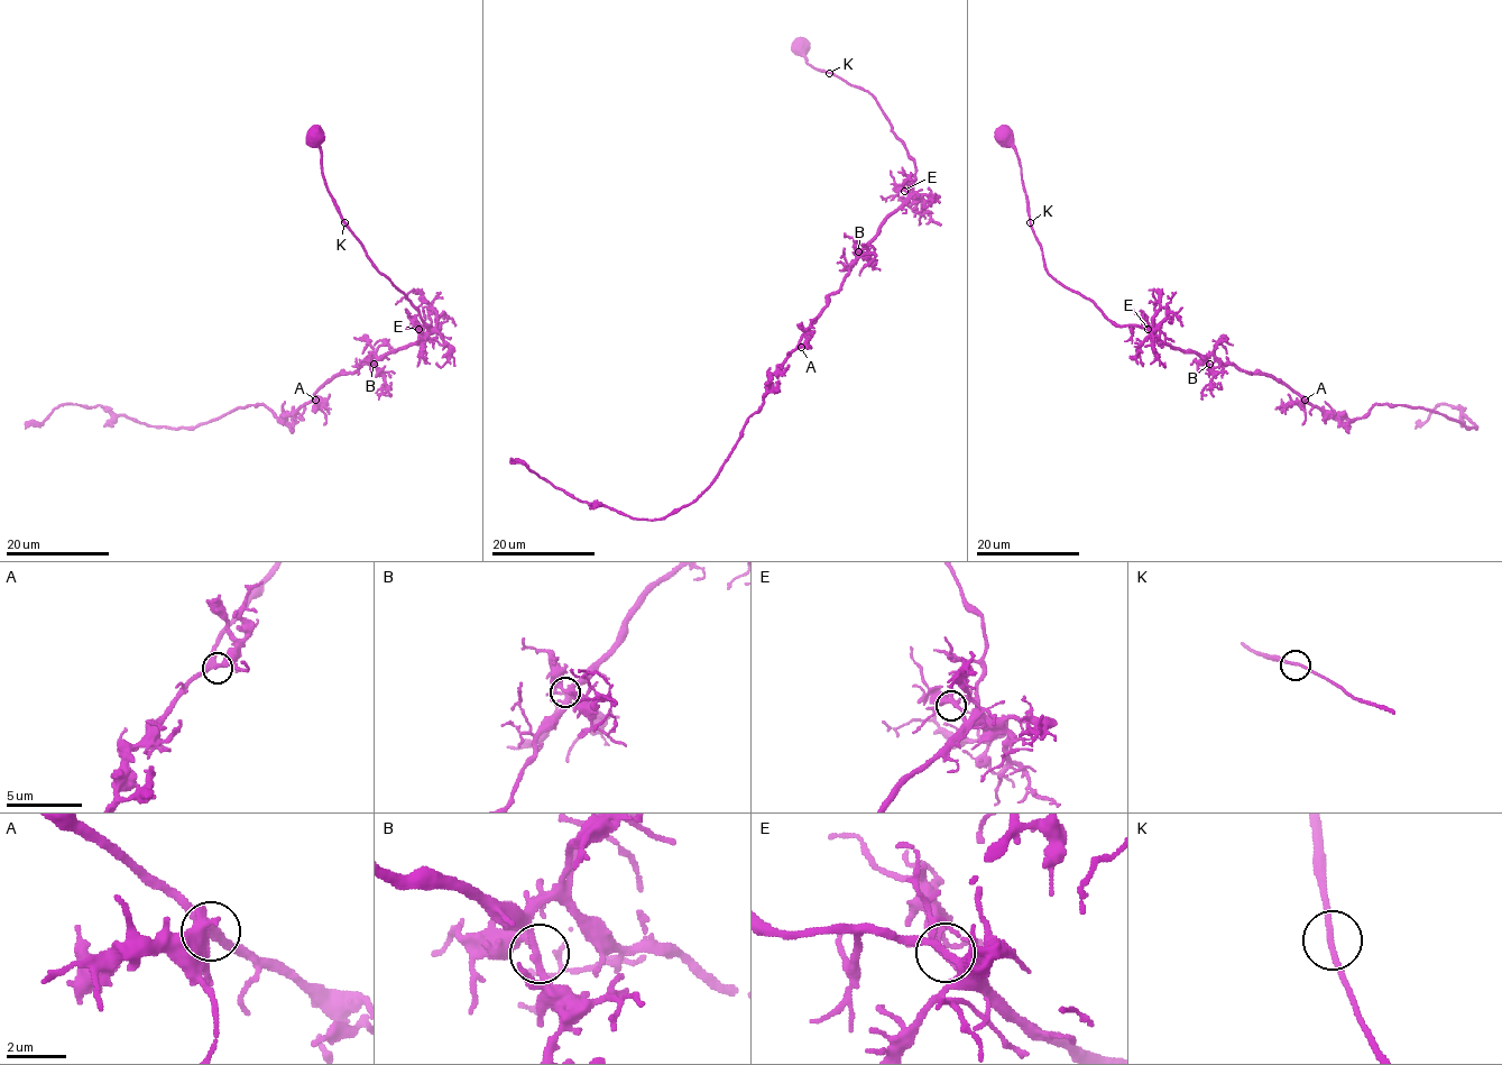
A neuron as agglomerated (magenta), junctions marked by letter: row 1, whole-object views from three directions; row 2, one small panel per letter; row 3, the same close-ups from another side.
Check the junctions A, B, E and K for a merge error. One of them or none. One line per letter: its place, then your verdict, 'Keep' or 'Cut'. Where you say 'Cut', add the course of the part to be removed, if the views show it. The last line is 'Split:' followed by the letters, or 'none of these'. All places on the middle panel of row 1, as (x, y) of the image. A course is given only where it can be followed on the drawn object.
A: Place: (801, 347). Keep
B: Place: (858, 251). Keep
E: Place: (904, 191). Keep
K: Place: (829, 73). Keep
Split: none of these

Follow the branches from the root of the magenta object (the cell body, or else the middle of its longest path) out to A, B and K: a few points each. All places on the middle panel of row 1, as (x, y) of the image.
A: (802, 46), (810, 65), (874, 98), (914, 161), (915, 181), (913, 192), (829, 296), (801, 347)
B: (802, 46), (802, 54), (810, 65), (863, 88), (874, 98), (891, 131), (914, 161), (913, 192), (858, 251)
K: (802, 46), (805, 62), (829, 73)

